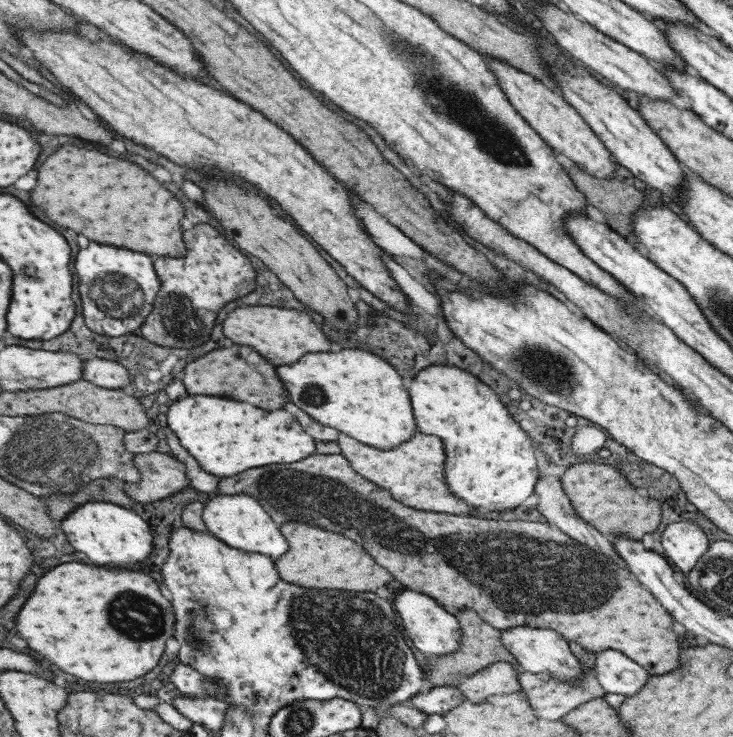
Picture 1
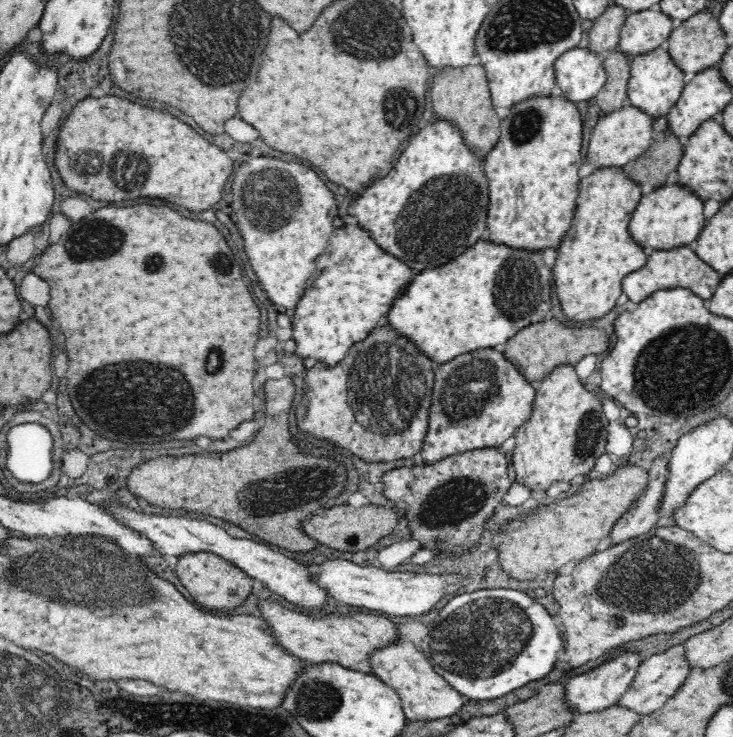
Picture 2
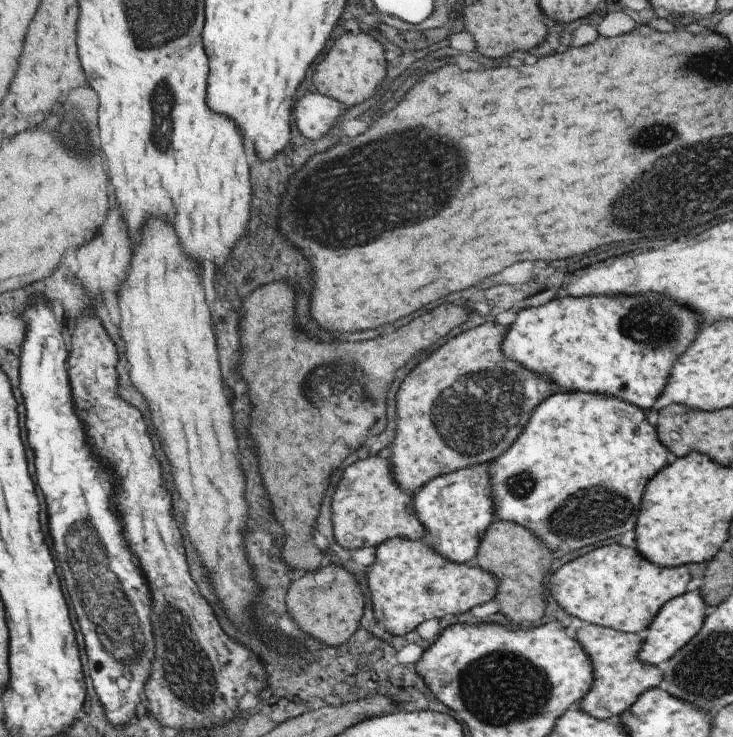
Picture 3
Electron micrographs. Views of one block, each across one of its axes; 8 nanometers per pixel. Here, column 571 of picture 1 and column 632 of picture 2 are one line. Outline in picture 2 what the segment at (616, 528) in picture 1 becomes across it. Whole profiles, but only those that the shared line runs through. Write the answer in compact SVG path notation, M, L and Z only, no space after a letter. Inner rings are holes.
M620 466L612 475L603 478L598 476L589 477L584 482L584 490L582 494L576 492L576 496L572 495L569 499L560 501L560 504L554 504L548 508L544 508L540 514L532 514L532 518L522 524L518 530L508 532L506 536L498 538L500 542L500 562L504 566L504 570L510 572L510 576L514 578L522 578L522 580L532 580L536 578L536 574L540 574L542 570L558 570L562 572L570 565L570 560L583 560L584 556L594 554L598 550L598 546L606 543L612 528L617 526L618 520L623 518L624 514L634 506L634 502L644 494L646 486L650 480L650 469L642 466Z

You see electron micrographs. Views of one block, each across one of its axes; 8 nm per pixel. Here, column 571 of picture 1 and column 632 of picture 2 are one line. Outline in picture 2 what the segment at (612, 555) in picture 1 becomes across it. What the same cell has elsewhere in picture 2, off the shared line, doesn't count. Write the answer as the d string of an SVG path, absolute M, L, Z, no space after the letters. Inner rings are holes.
M663 457L658 458L654 461L653 465L650 467L650 480L648 480L648 486L646 486L646 490L644 490L644 494L634 502L634 506L622 516L618 520L617 526L612 528L611 533L609 534L609 538L607 543L616 544L626 542L626 540L630 540L632 538L636 538L636 536L644 533L648 533L652 531L655 526L657 526L657 522L659 520L658 509L659 504L661 502L661 498L663 495L663 490L667 474L668 474L668 462L664 460Z

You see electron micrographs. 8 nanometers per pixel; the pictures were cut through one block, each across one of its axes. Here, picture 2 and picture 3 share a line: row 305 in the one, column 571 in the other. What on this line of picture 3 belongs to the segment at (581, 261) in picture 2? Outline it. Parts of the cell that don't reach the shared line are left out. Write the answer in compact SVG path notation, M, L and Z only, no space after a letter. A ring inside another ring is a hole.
M617 543L595 548L567 562L555 571L551 580L552 597L569 617L575 616L591 625L624 633L645 630L665 602L683 594L693 585L685 565L655 566L639 556L635 548L619 546Z

